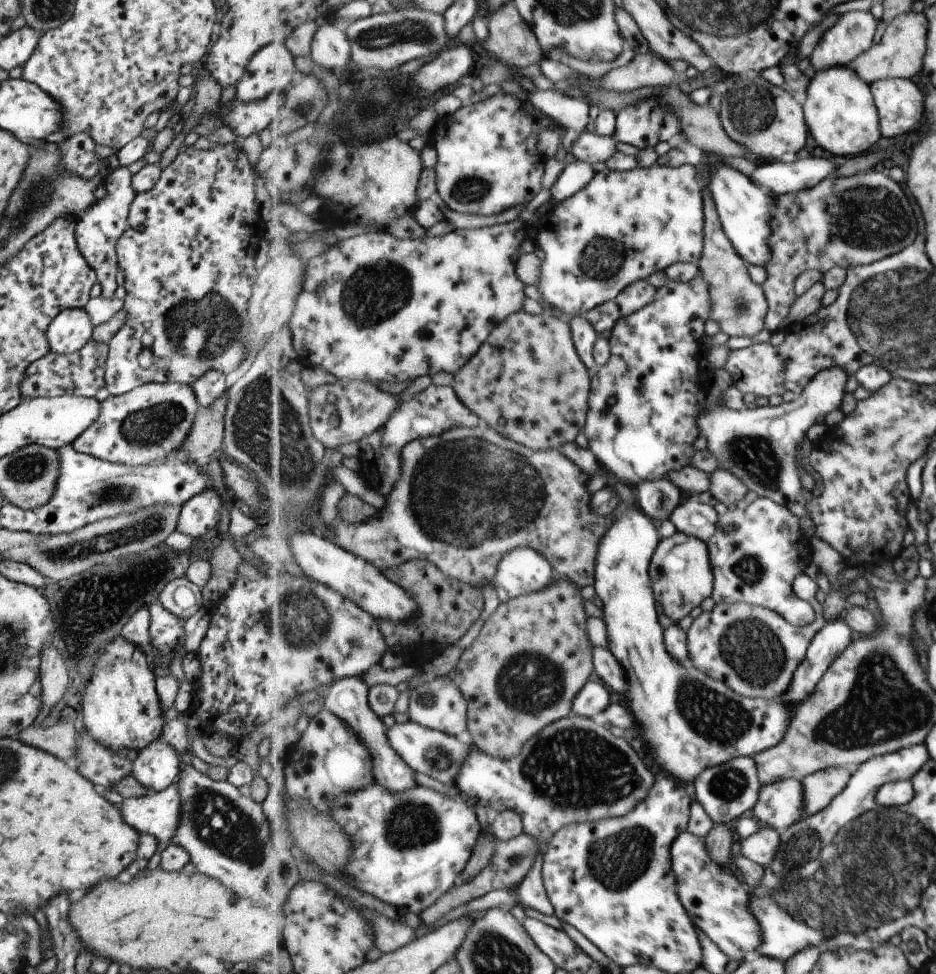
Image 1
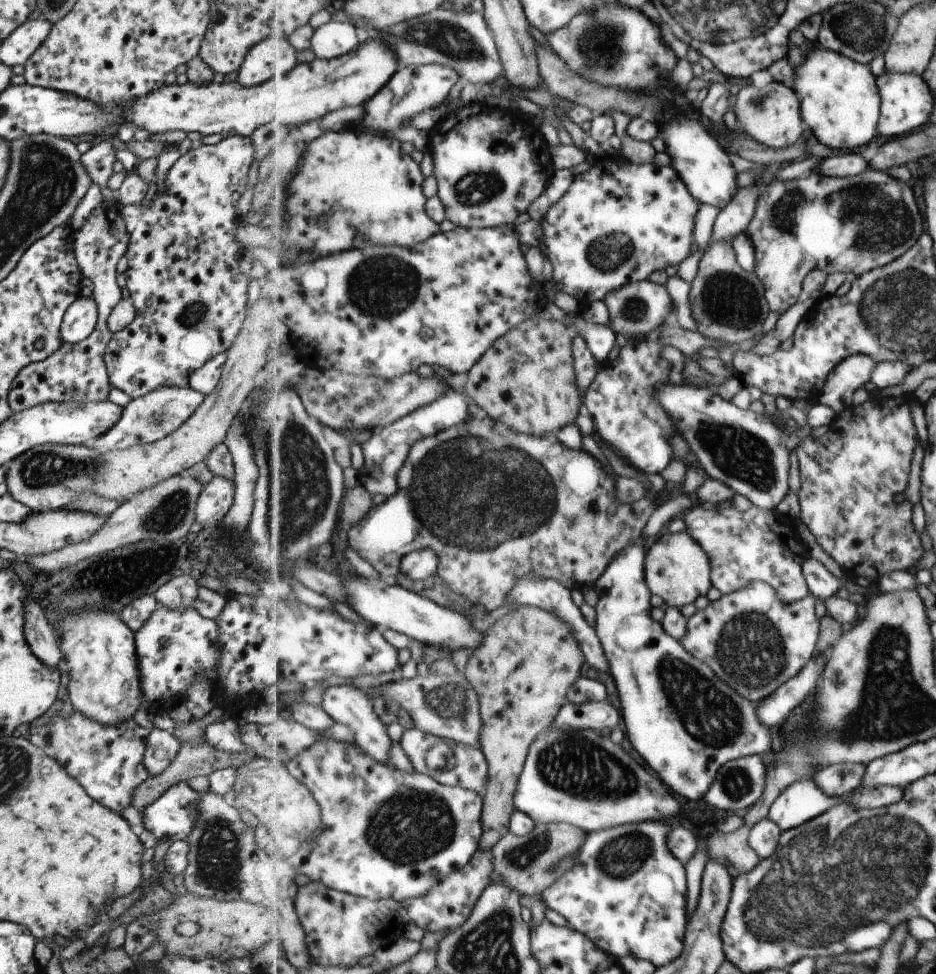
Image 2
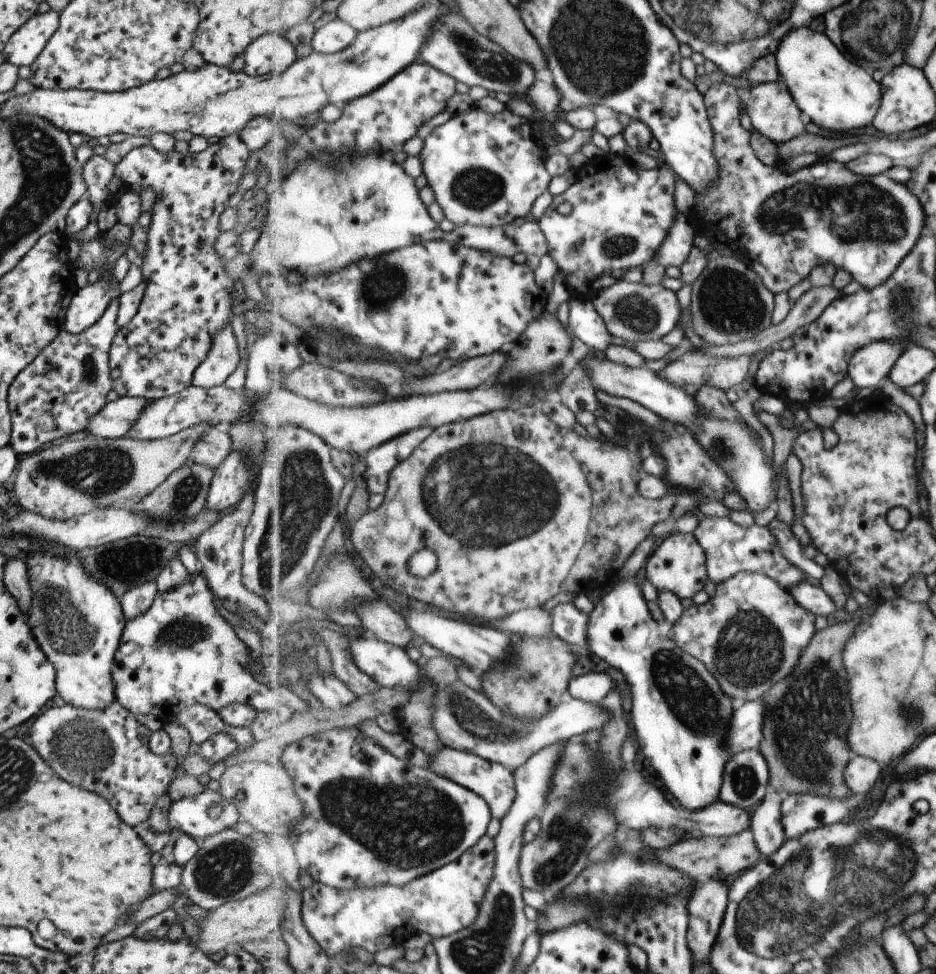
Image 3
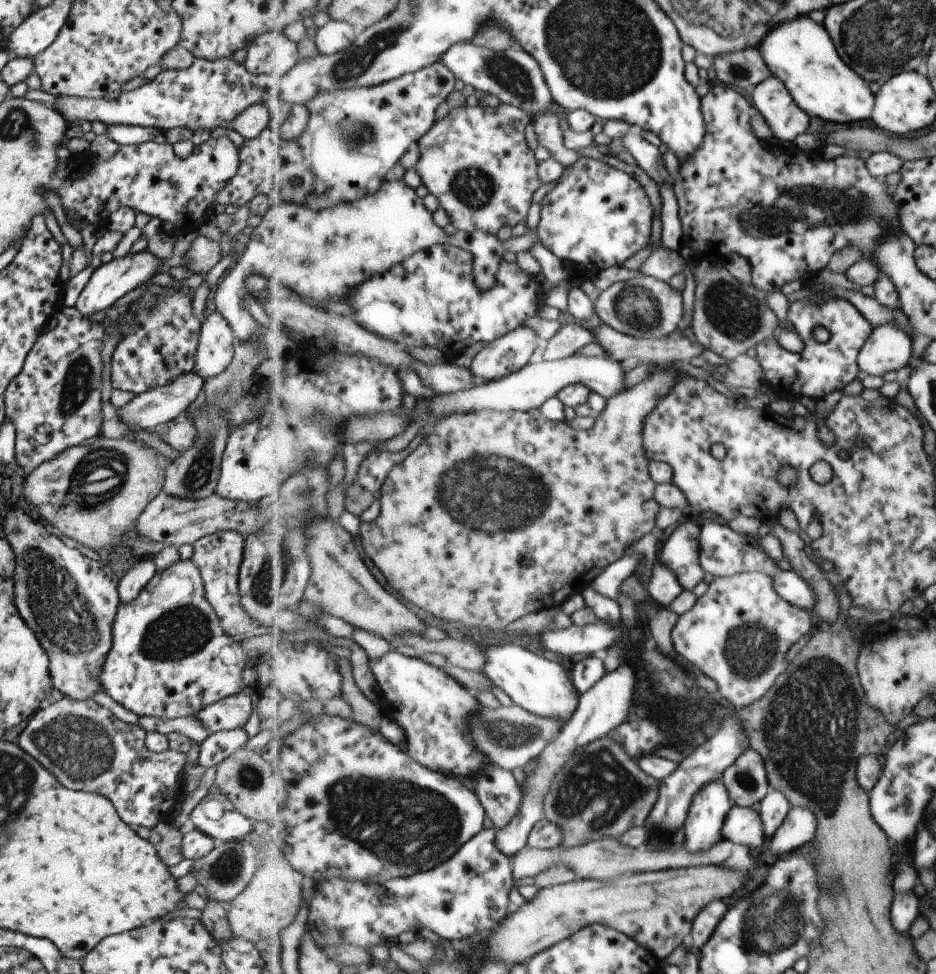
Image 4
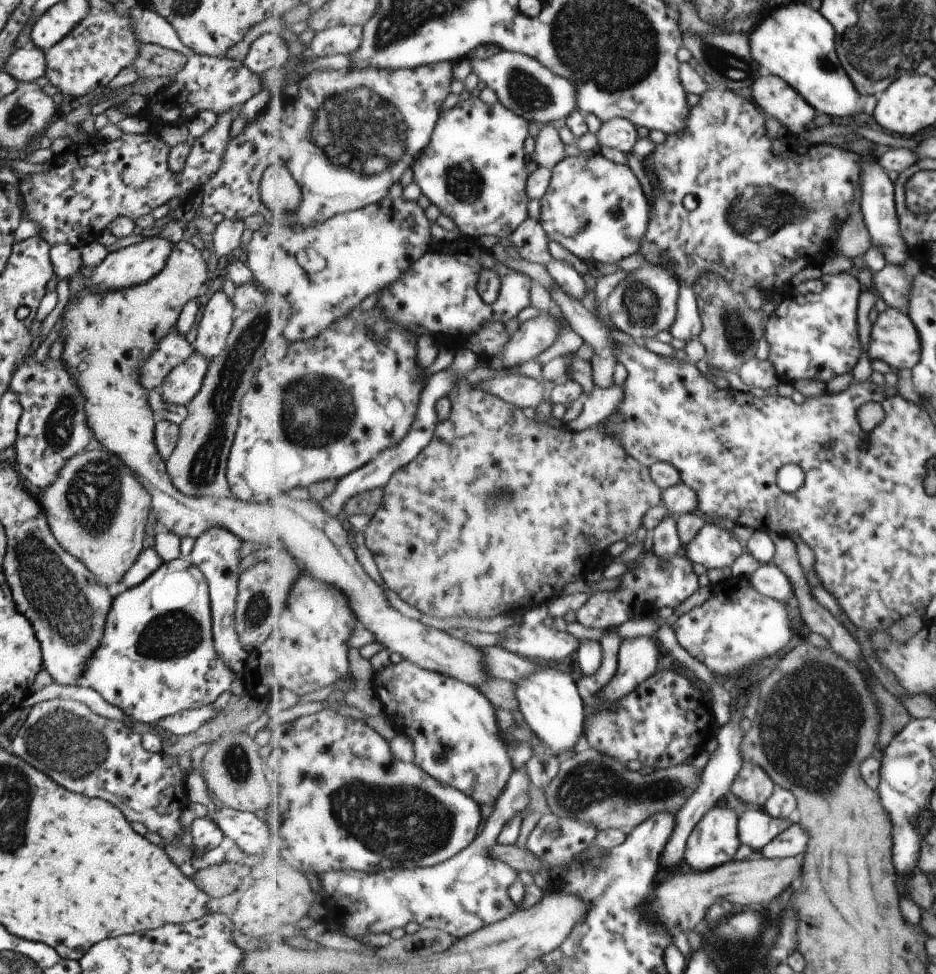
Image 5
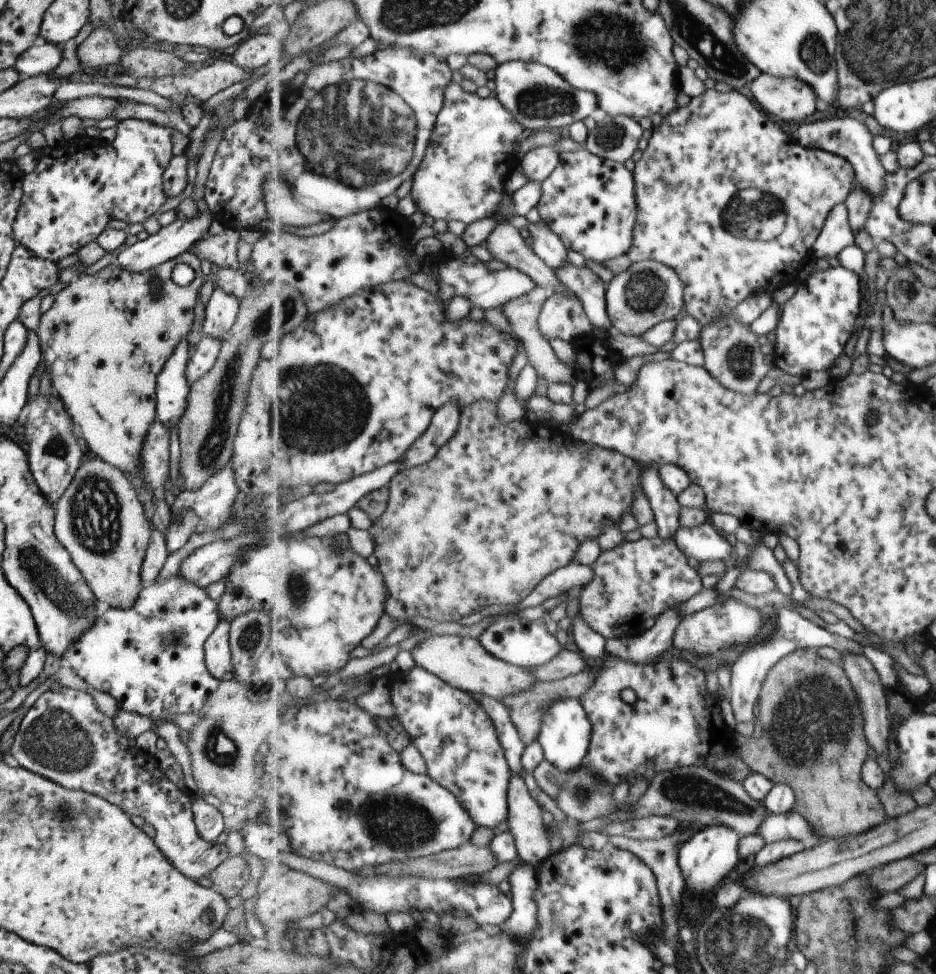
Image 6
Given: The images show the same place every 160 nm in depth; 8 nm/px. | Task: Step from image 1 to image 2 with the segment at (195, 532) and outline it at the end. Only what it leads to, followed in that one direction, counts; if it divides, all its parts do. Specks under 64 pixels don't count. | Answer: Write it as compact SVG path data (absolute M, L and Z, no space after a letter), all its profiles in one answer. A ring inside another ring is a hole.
M213 476L197 496L193 508L195 523L205 527L220 522L231 507L233 492L232 480Z

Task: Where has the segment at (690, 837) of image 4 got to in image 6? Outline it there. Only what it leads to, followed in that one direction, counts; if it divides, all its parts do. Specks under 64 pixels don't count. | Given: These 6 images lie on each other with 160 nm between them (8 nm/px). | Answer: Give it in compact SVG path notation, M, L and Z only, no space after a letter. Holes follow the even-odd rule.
M713 825L699 830L681 845L678 852L679 866L683 871L687 888L695 892L693 898L706 900L707 894L712 894L713 890L735 870L735 866L743 860L738 851L741 840L742 836L735 829Z

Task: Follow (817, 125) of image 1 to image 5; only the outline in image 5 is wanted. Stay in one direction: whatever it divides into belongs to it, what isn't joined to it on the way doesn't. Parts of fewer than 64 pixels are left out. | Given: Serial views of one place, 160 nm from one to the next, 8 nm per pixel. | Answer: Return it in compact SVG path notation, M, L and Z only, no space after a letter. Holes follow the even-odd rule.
M799 2L799 4L787 4L781 6L779 10L775 10L767 22L763 22L761 26L753 34L748 35L751 42L751 51L753 58L761 64L761 75L776 75L791 87L799 92L806 99L807 103L817 110L819 114L829 115L831 117L844 117L859 114L859 100L863 95L858 87L855 87L854 80L843 68L838 56L837 34L833 24L821 14L819 8L815 10L811 4Z

